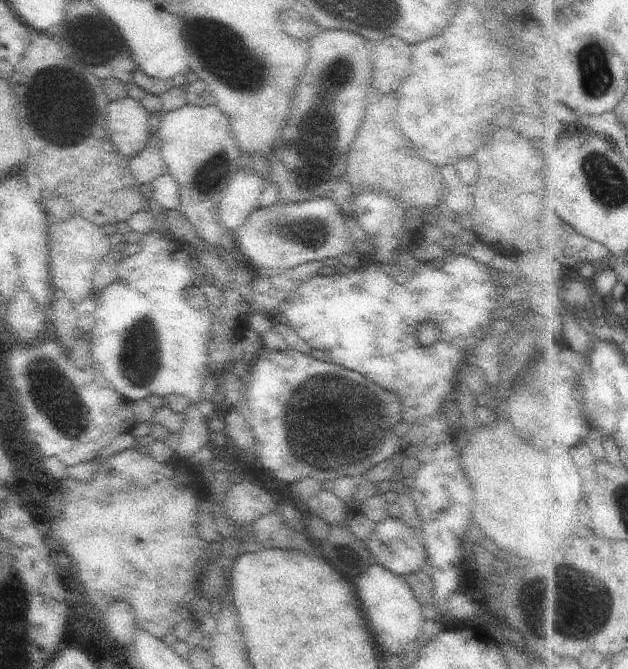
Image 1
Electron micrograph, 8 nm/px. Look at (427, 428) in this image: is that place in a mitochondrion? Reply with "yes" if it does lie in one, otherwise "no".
no

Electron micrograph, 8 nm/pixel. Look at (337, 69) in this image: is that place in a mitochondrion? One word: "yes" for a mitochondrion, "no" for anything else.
yes

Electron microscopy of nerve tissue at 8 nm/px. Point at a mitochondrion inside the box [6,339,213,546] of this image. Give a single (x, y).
(56, 409)

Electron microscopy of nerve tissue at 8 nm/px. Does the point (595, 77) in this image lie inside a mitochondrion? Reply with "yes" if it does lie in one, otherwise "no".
yes

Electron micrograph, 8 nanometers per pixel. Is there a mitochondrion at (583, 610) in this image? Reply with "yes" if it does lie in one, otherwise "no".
yes

